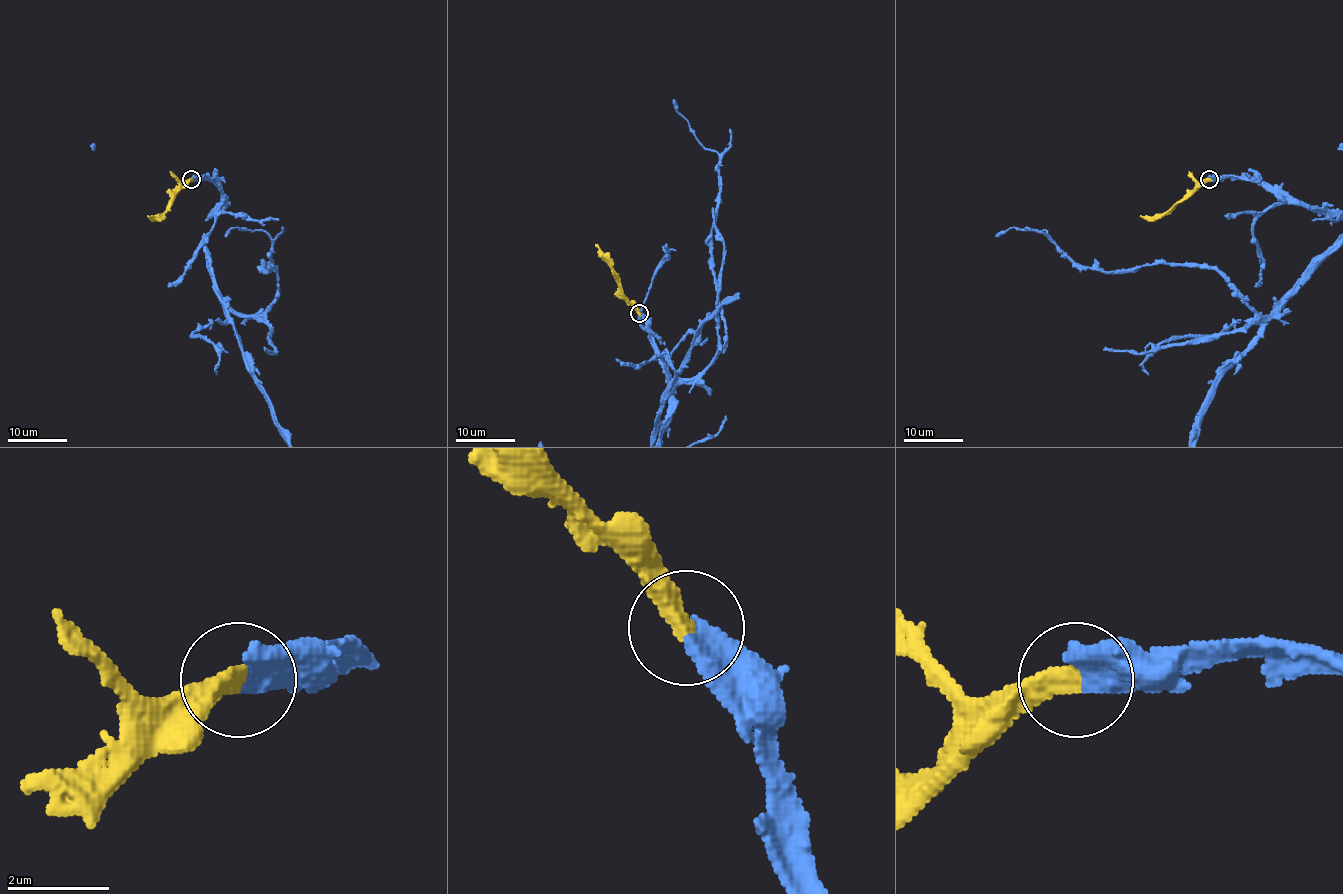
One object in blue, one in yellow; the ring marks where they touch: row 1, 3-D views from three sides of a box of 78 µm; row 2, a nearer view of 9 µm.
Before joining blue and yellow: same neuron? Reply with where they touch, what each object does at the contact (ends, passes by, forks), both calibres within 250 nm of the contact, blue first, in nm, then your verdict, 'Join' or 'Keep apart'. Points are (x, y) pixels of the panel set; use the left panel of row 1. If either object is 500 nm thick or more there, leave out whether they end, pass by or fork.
Place: (191, 179). Thickness 550 nm (blue) against 440 nm. Join

